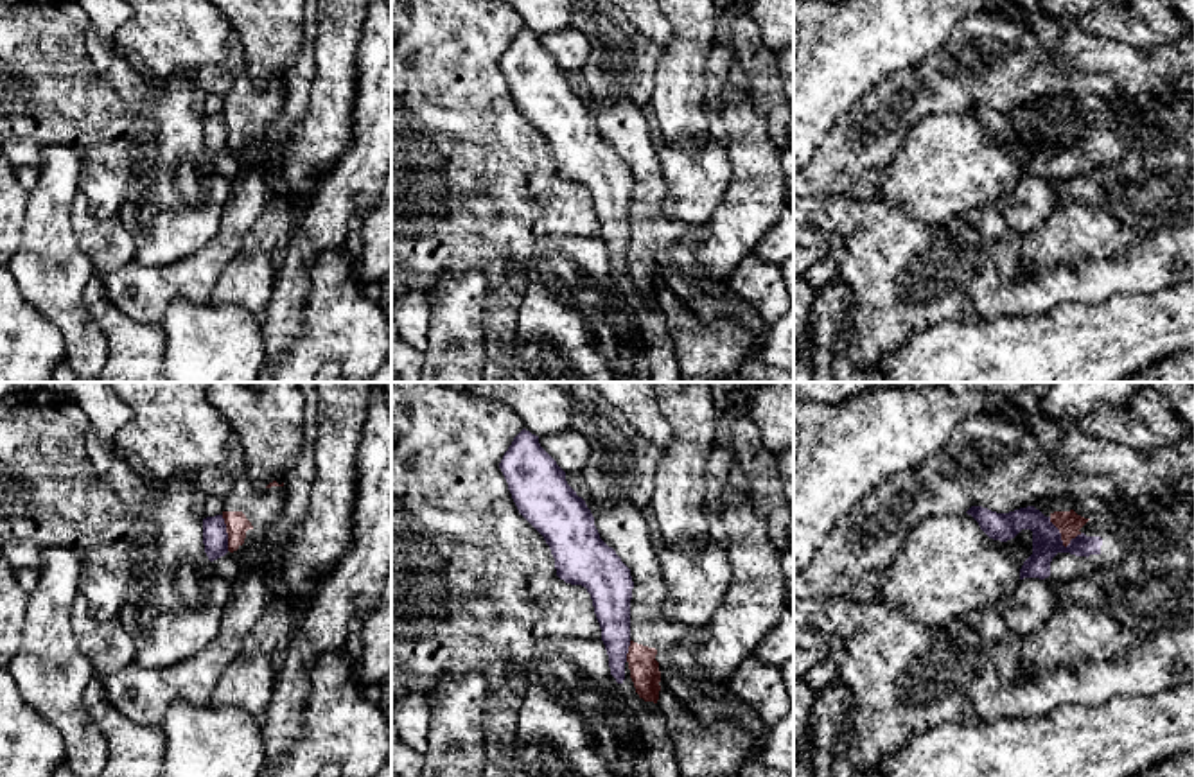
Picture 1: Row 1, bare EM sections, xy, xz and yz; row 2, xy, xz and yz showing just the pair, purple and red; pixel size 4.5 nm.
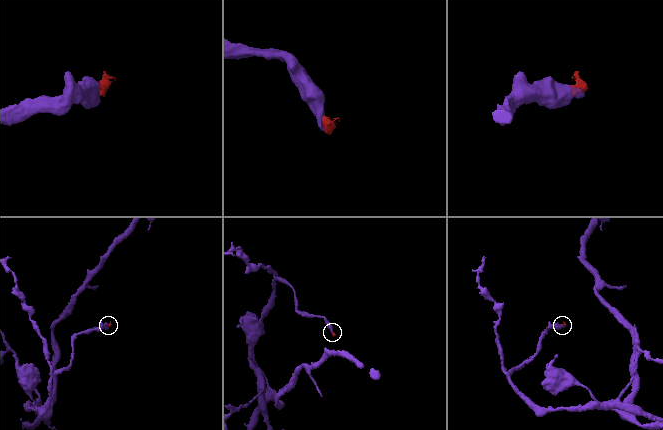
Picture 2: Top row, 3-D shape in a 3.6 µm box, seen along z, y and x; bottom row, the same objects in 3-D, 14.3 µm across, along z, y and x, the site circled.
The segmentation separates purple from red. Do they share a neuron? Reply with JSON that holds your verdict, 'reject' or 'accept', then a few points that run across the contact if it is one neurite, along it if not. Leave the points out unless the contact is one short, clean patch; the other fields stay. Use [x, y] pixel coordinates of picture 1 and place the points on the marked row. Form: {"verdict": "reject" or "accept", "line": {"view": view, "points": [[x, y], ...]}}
{"verdict": "reject", "line": {"view": "yz", "points": [[1049, 517], [1065, 546], [1081, 533]]}}

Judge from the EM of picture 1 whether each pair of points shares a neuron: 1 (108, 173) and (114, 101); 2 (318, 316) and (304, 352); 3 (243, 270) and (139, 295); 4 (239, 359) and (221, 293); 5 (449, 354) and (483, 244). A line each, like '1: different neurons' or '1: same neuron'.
1: same neuron
2: same neuron
3: different neurons
4: different neurons
5: different neurons

